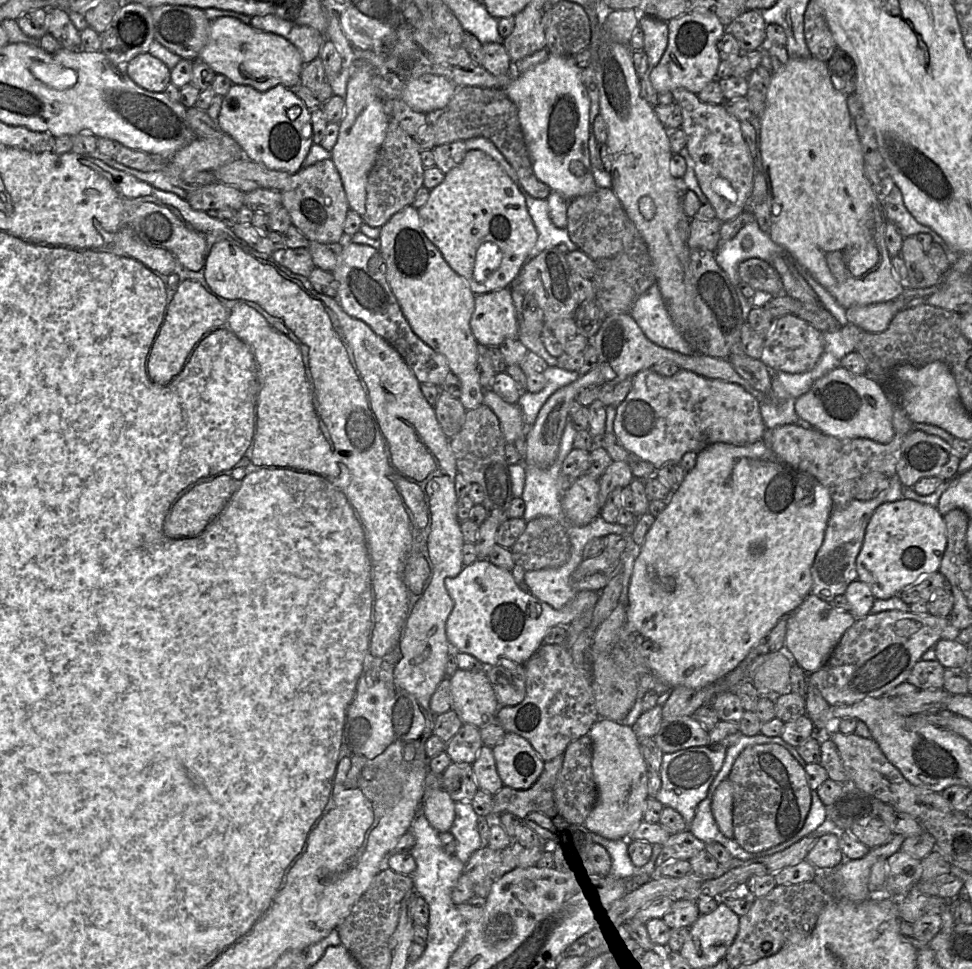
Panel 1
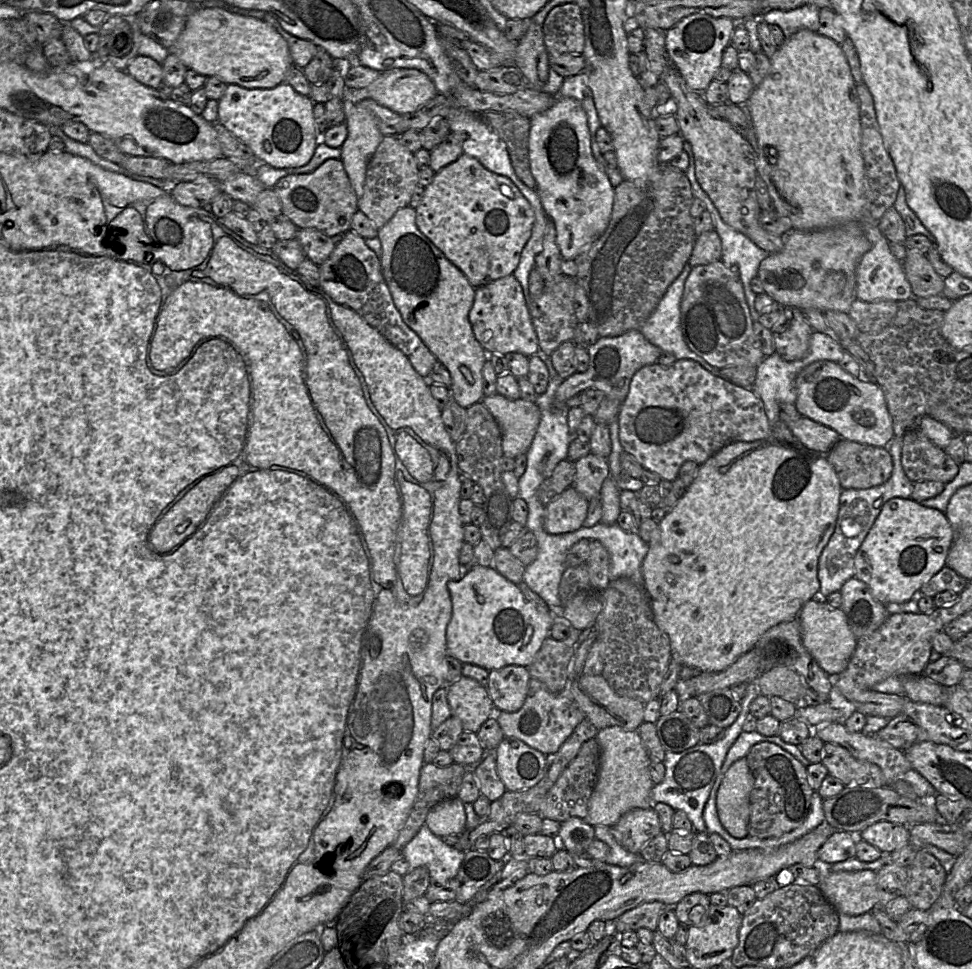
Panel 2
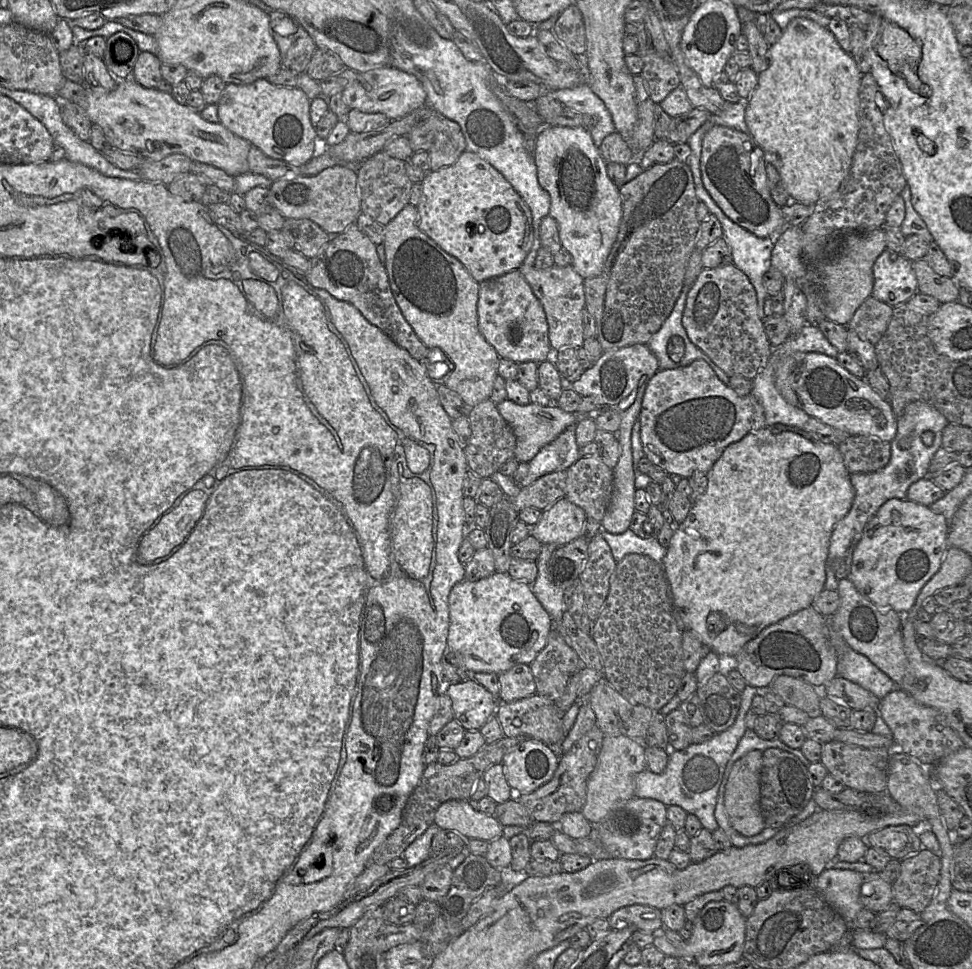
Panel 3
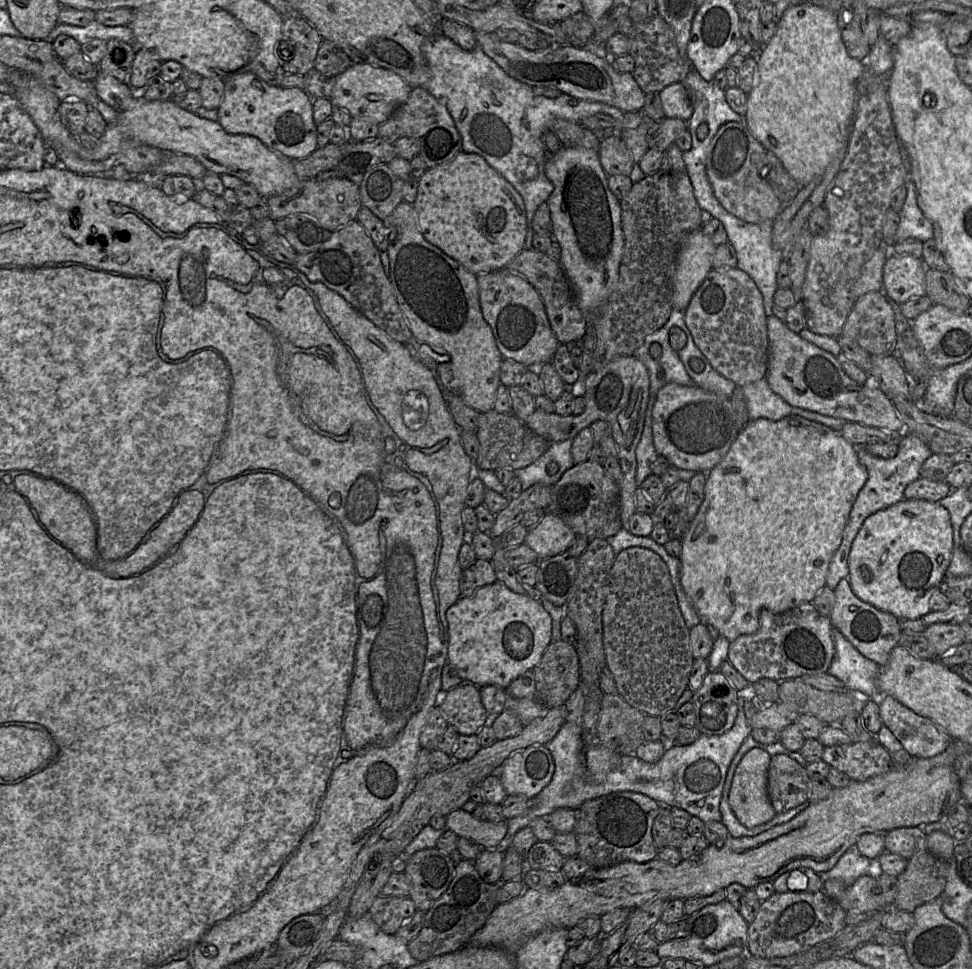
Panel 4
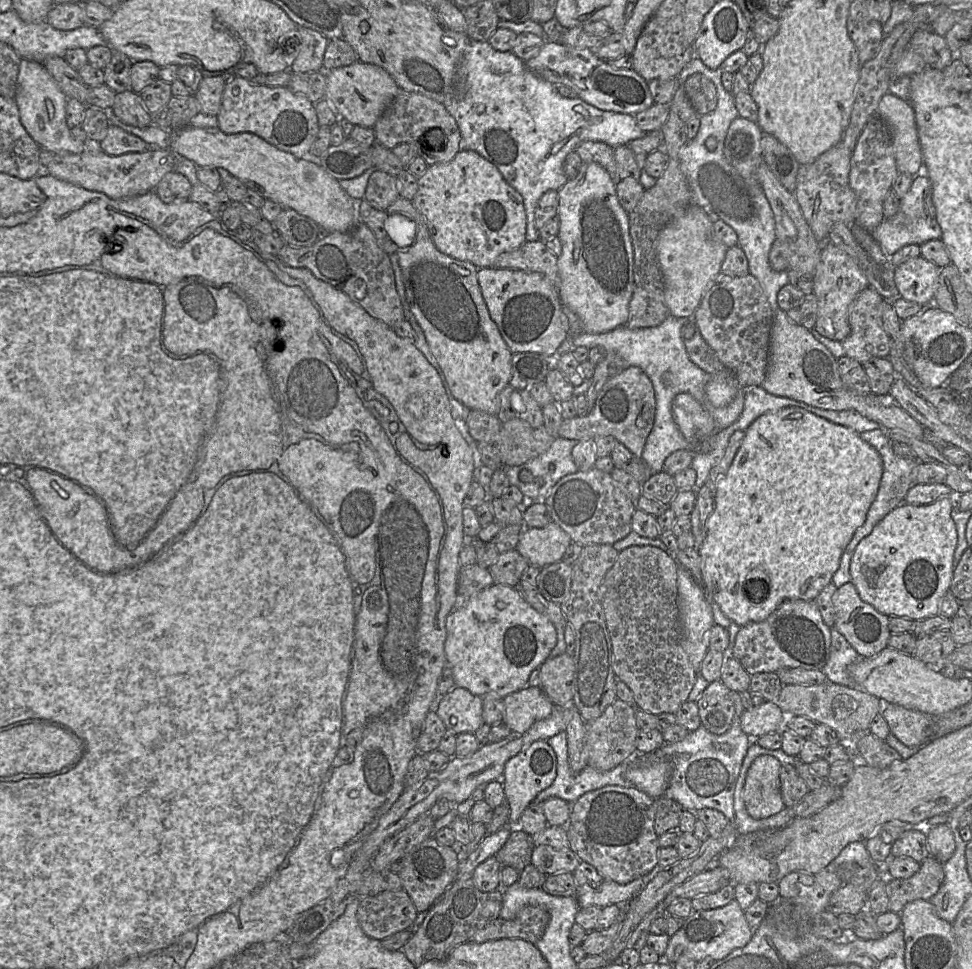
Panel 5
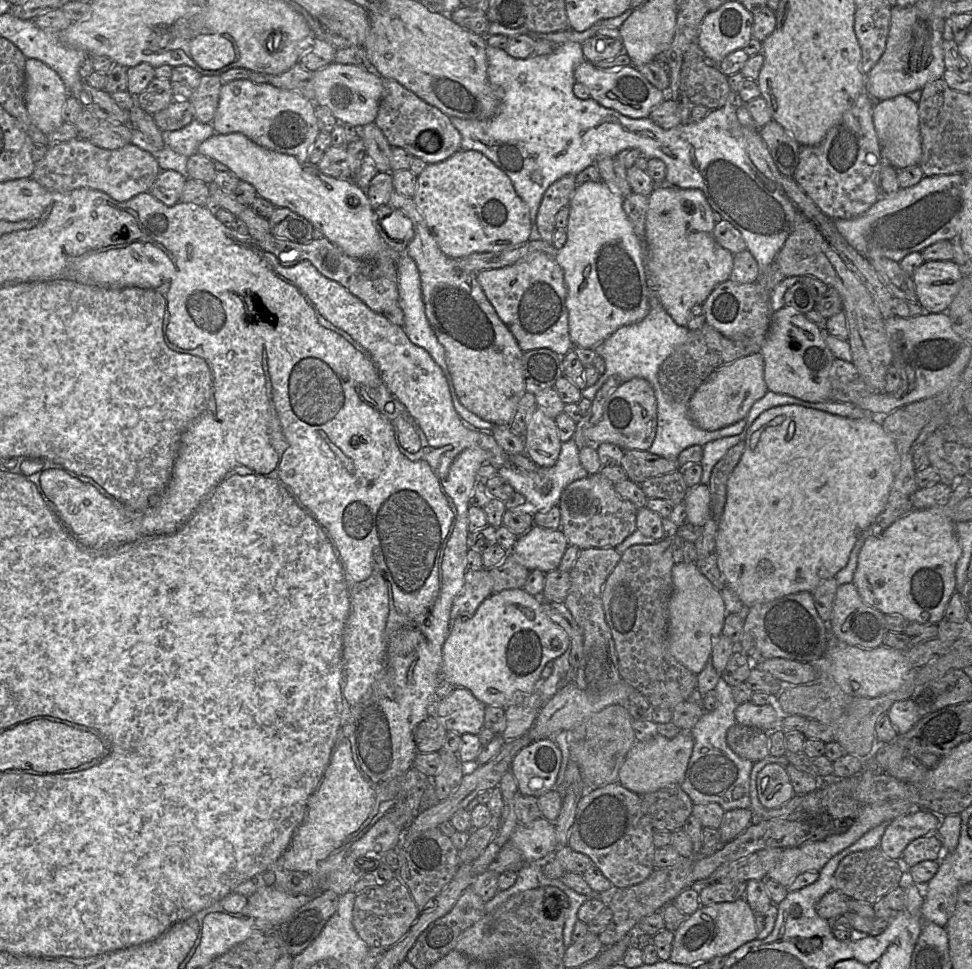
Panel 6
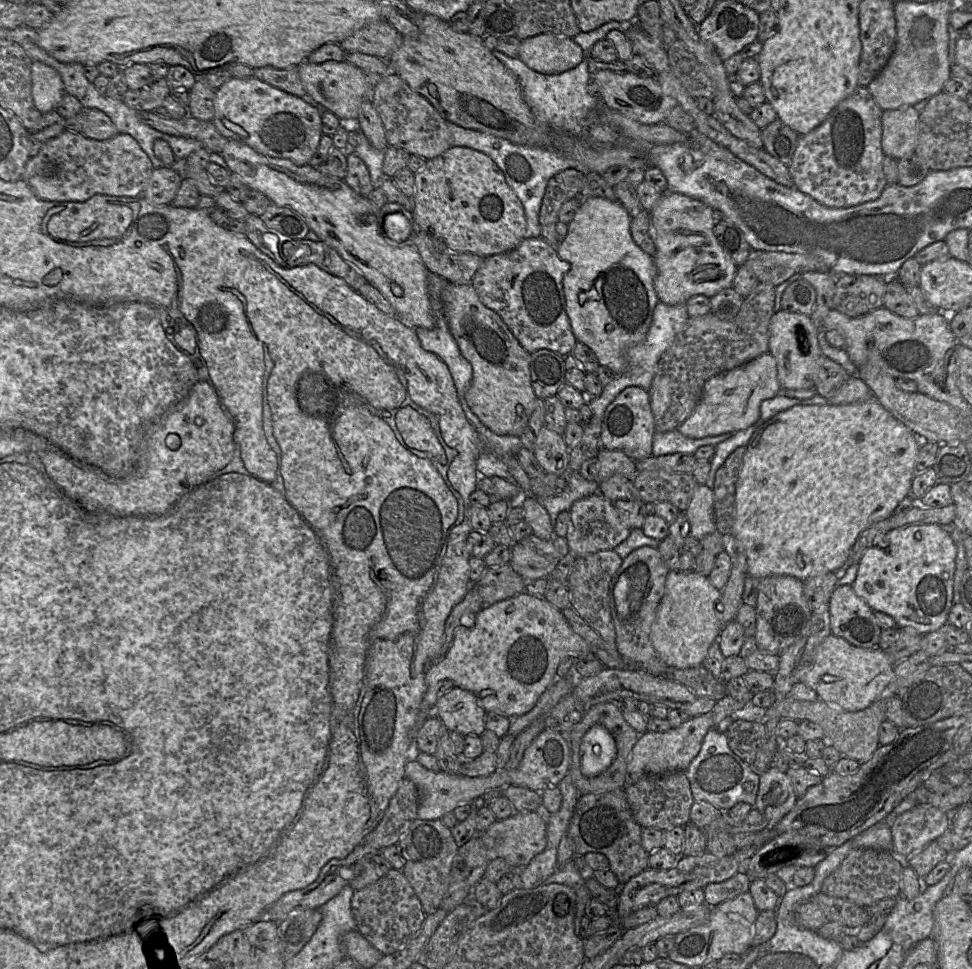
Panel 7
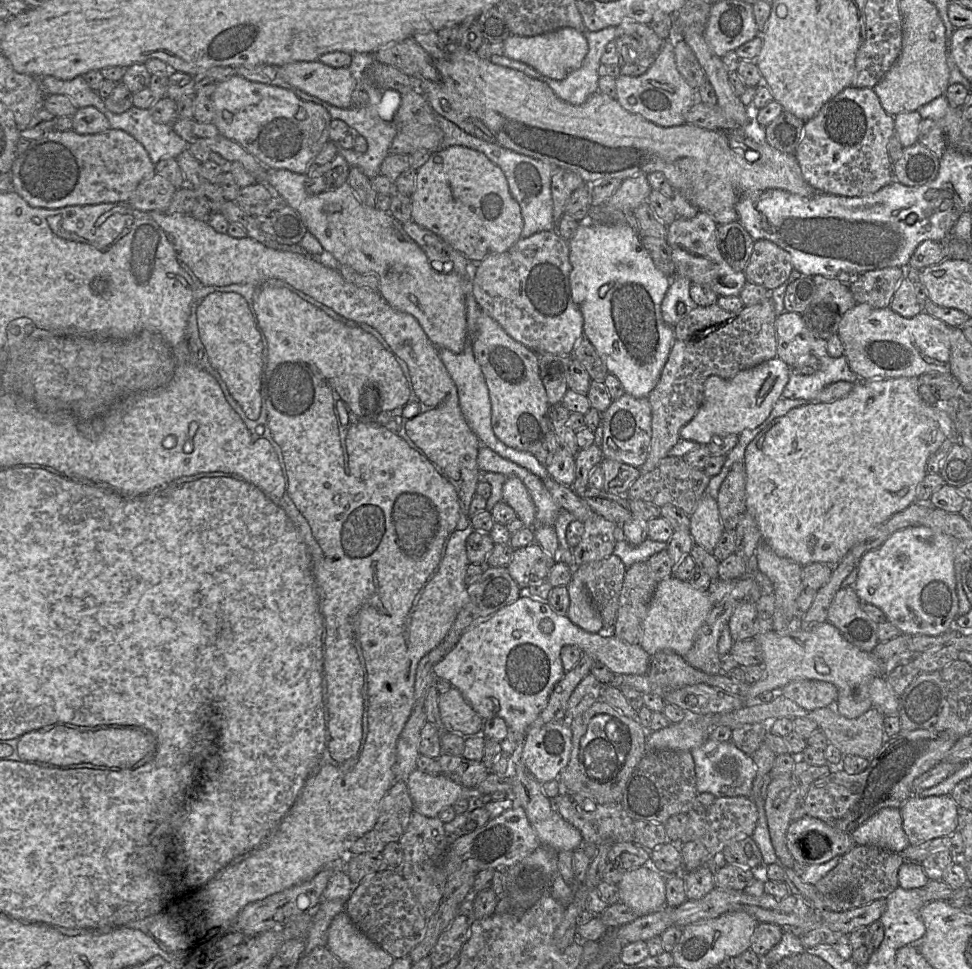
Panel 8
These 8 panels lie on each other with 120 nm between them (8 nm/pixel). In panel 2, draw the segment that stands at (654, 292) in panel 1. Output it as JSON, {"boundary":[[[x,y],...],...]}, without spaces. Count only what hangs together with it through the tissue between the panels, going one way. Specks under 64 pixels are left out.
{"boundary":[[[687,263],[681,274],[668,287],[666,293],[660,300],[656,309],[641,327],[640,332],[651,344],[657,346],[662,351],[673,354],[677,360],[689,359],[698,362],[703,368],[715,376],[719,376],[719,369],[708,364],[703,358],[697,355],[692,355],[691,349],[687,346],[681,329],[681,301],[684,293],[685,282],[692,270],[692,267]]]}

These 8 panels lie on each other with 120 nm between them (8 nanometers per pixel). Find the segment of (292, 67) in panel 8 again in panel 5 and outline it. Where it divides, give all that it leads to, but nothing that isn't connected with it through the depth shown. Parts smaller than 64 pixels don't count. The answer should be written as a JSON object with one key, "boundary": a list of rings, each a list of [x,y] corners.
{"boundary":[[[362,61],[326,71],[327,99],[338,117],[344,117],[354,126],[373,127],[384,110],[393,101],[400,88],[387,71],[375,64]]]}

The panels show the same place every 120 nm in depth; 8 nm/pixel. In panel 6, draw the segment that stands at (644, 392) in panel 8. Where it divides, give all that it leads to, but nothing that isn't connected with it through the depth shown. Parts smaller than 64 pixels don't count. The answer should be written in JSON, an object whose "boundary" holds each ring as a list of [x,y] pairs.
{"boundary":[[[586,182],[576,187],[569,202],[567,240],[555,257],[564,273],[567,288],[569,336],[574,347],[595,347],[623,326],[644,319],[649,311],[649,286],[645,264],[645,247],[635,235],[623,210],[624,197],[603,182]]]}

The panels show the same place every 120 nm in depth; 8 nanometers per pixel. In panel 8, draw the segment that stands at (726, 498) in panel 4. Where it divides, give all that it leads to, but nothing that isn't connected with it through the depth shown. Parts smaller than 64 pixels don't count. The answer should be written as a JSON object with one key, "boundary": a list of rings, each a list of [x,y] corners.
{"boundary":[[[917,377],[860,380],[845,397],[829,403],[809,401],[774,419],[747,446],[744,455],[746,473],[746,511],[756,520],[762,540],[778,555],[801,566],[820,562],[836,566],[849,550],[863,541],[896,513],[915,503],[916,490],[927,475],[925,467],[929,456],[947,438],[954,438],[954,422],[945,407],[929,404],[917,393]]]}

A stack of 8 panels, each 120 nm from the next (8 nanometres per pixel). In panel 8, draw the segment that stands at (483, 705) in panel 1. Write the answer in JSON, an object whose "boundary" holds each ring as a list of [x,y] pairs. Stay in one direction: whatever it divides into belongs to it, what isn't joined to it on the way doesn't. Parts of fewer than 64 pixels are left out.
{"boundary":[[[452,687],[439,694],[438,706],[445,732],[463,737],[482,733],[484,720],[474,711],[457,688]]]}

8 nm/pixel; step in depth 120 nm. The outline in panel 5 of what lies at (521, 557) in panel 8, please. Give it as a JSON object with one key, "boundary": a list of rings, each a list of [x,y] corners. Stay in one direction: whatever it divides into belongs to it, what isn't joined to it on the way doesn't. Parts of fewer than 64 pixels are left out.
{"boundary":[[[554,521],[542,528],[524,528],[520,535],[516,550],[530,565],[543,568],[562,560],[564,553],[571,544],[570,536]]]}

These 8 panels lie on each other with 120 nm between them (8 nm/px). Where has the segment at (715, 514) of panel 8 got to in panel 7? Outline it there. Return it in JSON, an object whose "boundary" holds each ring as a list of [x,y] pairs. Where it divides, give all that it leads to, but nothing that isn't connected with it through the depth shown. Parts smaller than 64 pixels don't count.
{"boundary":[[[699,484],[685,514],[690,524],[690,535],[697,540],[716,531],[713,490]]]}

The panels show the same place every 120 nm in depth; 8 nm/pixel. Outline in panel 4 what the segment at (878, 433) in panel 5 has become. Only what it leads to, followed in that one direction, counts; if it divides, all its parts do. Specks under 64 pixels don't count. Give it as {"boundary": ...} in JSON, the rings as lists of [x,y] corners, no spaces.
{"boundary":[[[906,431],[903,432],[898,443],[898,452],[893,458],[884,459],[872,456],[865,450],[864,444],[854,446],[857,446],[859,462],[866,468],[868,478],[852,506],[843,531],[841,544],[829,564],[826,586],[833,590],[838,586],[841,579],[849,576],[850,549],[865,519],[876,511],[885,509],[905,498],[906,487],[920,477],[920,468],[923,462],[932,455],[930,448],[920,438]]]}

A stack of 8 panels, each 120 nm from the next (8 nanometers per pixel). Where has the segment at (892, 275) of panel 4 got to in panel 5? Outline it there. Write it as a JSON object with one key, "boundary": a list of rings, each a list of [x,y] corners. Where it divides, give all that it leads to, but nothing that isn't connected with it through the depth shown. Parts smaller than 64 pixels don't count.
{"boundary":[[[922,256],[895,267],[894,281],[901,298],[923,306],[933,304],[941,269]]]}

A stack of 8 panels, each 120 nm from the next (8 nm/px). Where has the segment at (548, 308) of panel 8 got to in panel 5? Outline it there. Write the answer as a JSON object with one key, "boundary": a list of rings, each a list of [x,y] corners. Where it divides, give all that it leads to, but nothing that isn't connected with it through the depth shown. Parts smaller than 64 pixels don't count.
{"boundary":[[[478,268],[478,283],[490,318],[515,353],[533,352],[556,357],[556,351],[569,336],[557,287],[543,274],[505,268]]]}

